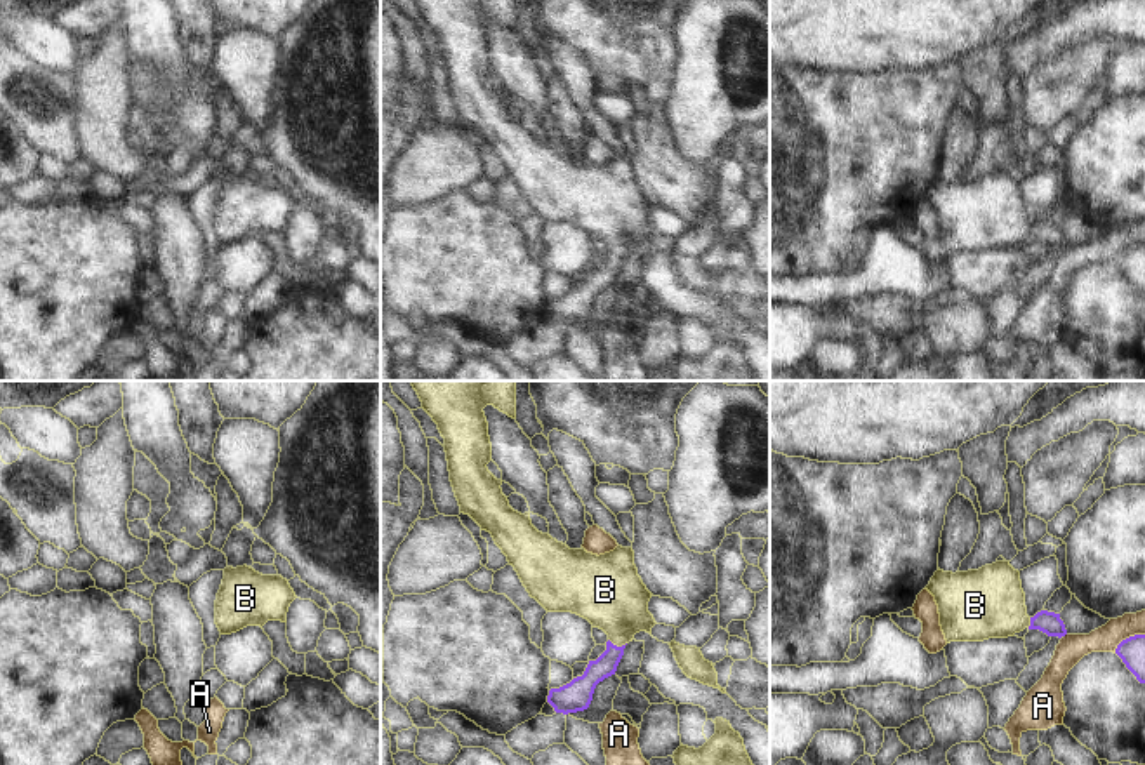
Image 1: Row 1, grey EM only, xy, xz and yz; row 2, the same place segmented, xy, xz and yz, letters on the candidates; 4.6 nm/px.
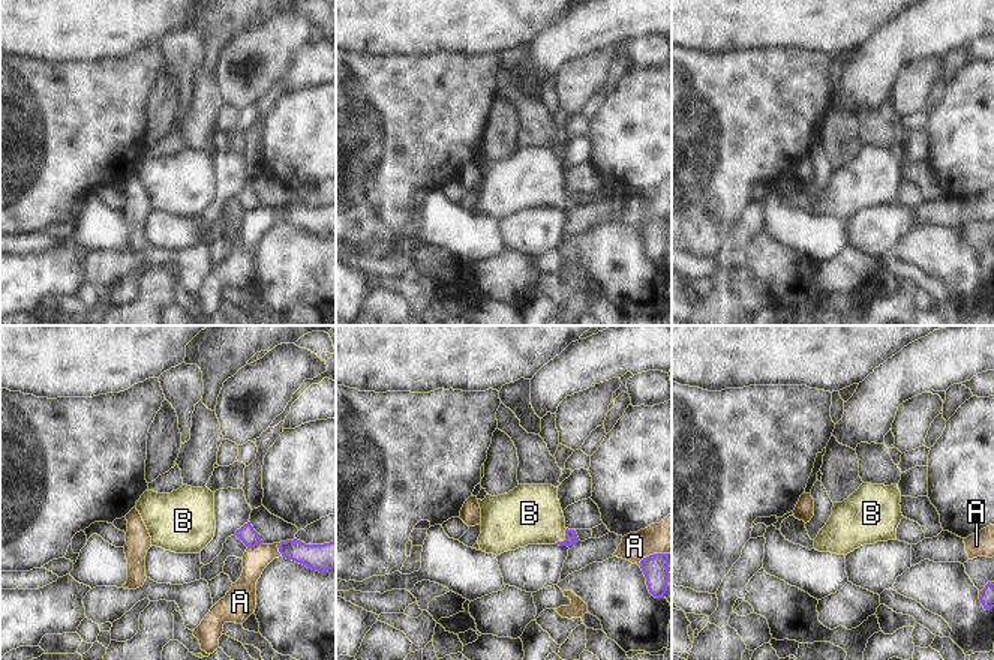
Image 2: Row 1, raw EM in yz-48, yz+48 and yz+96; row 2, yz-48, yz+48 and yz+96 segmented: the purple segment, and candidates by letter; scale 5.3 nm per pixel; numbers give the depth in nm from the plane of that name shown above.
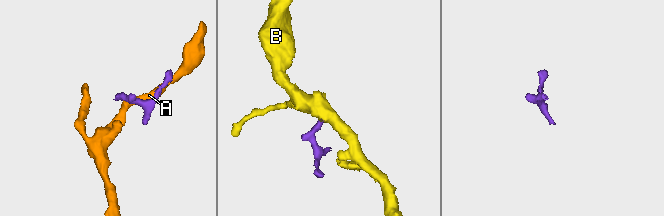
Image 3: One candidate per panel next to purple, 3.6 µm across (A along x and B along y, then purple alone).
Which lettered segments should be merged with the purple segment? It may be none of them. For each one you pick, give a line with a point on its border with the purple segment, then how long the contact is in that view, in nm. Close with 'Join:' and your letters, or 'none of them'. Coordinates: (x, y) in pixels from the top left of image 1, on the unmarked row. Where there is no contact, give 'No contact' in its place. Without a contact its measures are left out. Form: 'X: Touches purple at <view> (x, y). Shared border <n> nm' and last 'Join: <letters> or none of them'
B: Touches purple at xz (615, 256). Shared border 90 nm
Join: B

